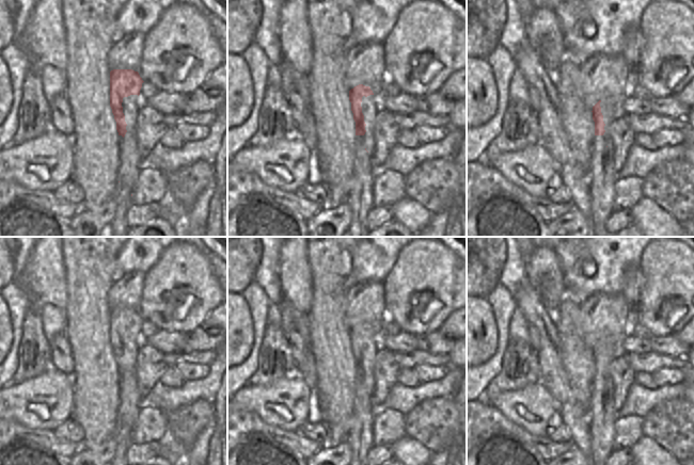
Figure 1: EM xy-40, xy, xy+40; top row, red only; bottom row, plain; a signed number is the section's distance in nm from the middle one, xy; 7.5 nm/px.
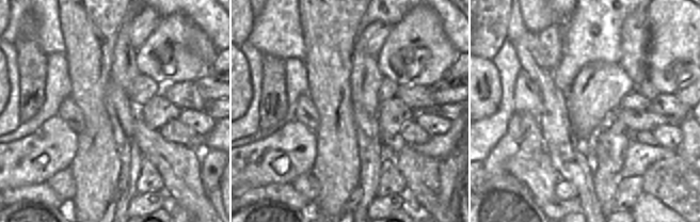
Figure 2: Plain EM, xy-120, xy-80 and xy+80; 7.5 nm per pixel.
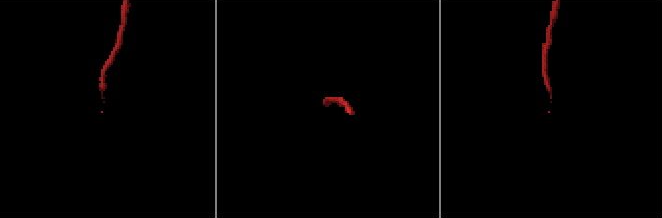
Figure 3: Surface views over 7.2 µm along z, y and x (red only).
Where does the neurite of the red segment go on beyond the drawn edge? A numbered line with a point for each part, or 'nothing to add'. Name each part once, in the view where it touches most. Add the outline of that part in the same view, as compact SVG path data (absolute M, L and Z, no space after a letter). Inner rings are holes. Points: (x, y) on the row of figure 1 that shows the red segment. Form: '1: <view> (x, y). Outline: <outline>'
1: xy (360, 198). Outline: M356 135L353 175L346 202L351 209L351 237L367 237L366 218L373 207L373 183L376 175L373 155L365 150L364 135Z

